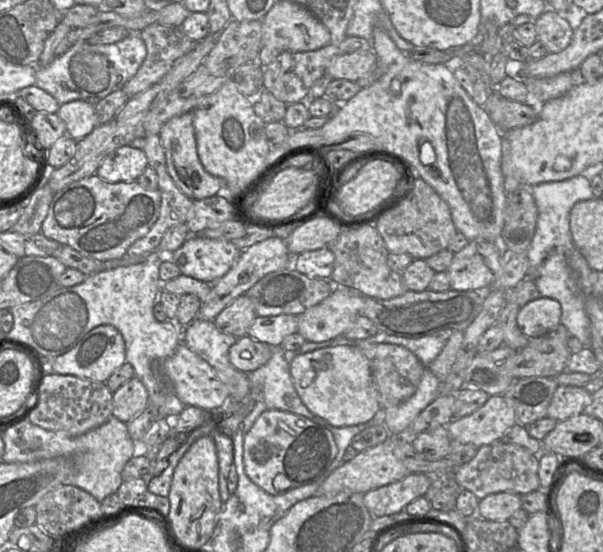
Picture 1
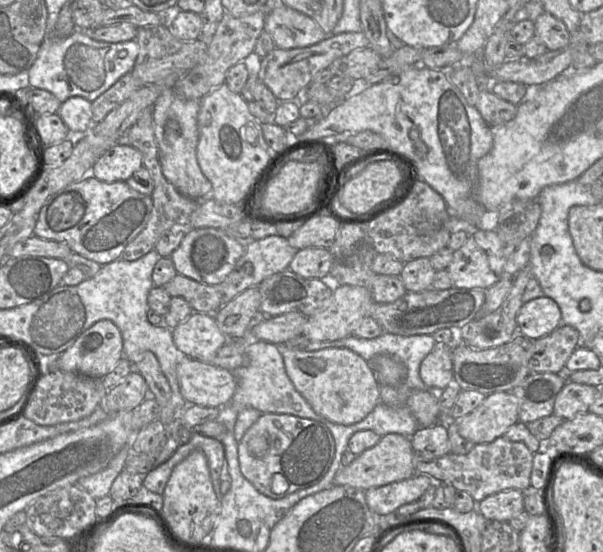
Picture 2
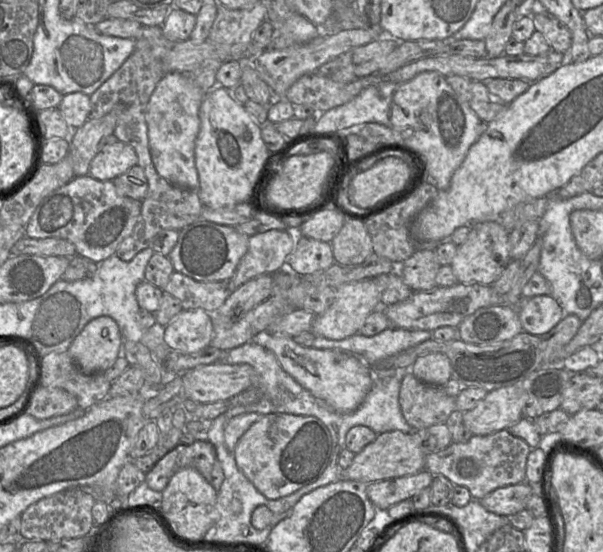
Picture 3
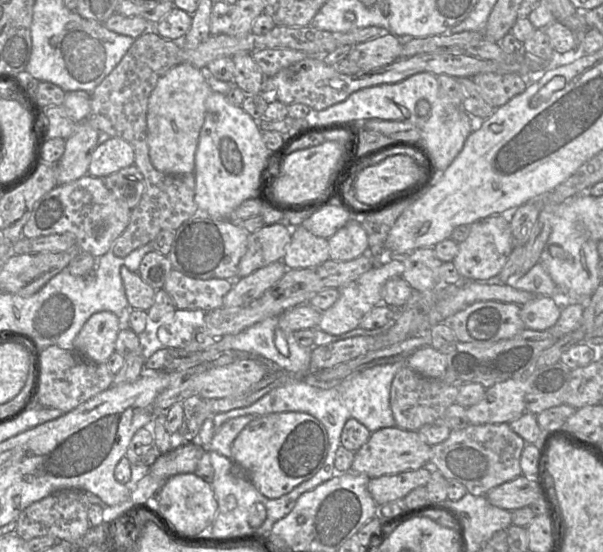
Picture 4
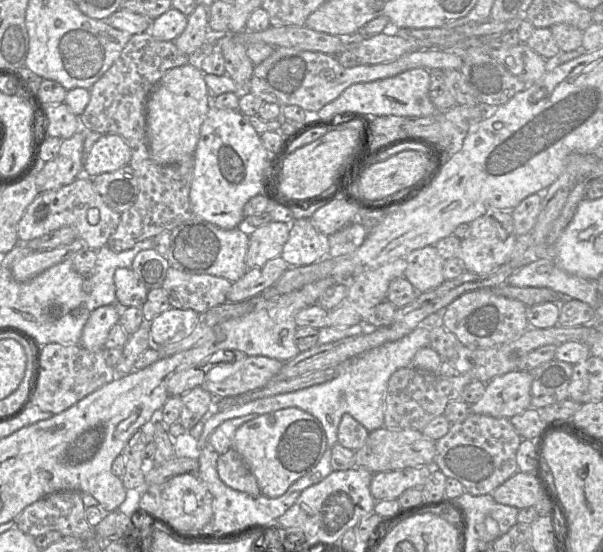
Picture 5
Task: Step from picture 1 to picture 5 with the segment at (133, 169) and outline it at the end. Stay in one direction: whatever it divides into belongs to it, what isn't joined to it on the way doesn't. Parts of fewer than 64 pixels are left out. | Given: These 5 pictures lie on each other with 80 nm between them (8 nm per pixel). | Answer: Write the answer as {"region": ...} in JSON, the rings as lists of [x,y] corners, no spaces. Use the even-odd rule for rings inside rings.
{"region":[[[102,134],[85,156],[84,171],[89,177],[116,171],[129,165],[131,149],[117,134]]]}

